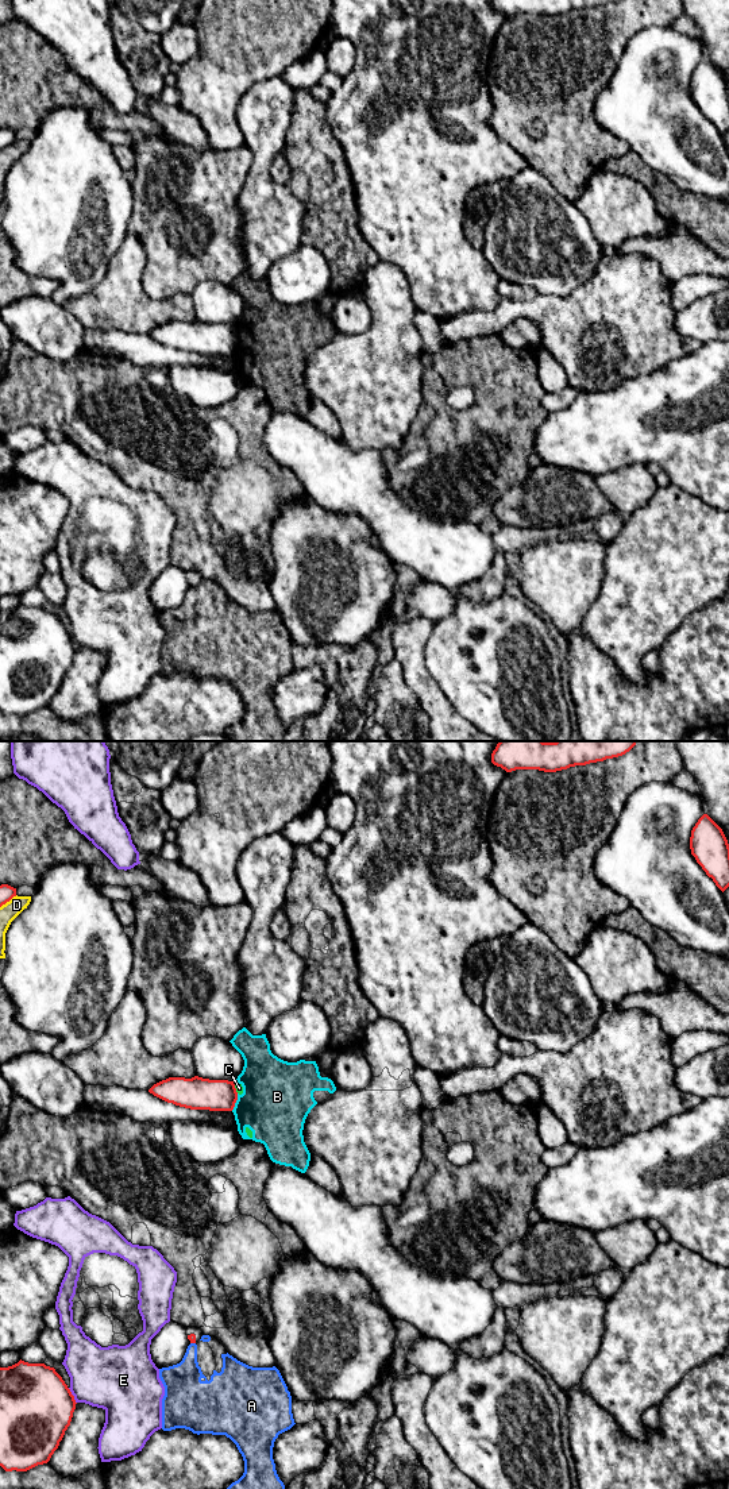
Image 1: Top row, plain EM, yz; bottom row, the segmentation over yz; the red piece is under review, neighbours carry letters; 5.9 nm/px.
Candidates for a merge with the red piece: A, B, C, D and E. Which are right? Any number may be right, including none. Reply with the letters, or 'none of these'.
none of these

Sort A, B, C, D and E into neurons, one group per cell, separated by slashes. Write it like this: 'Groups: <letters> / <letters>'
Groups: A / B C / D / E

